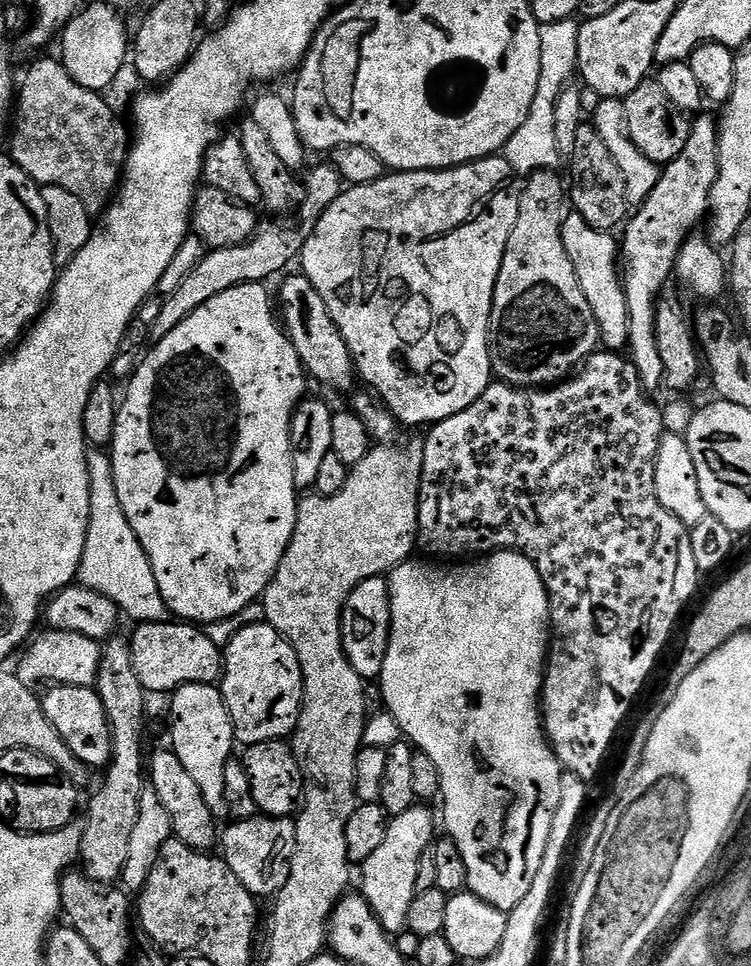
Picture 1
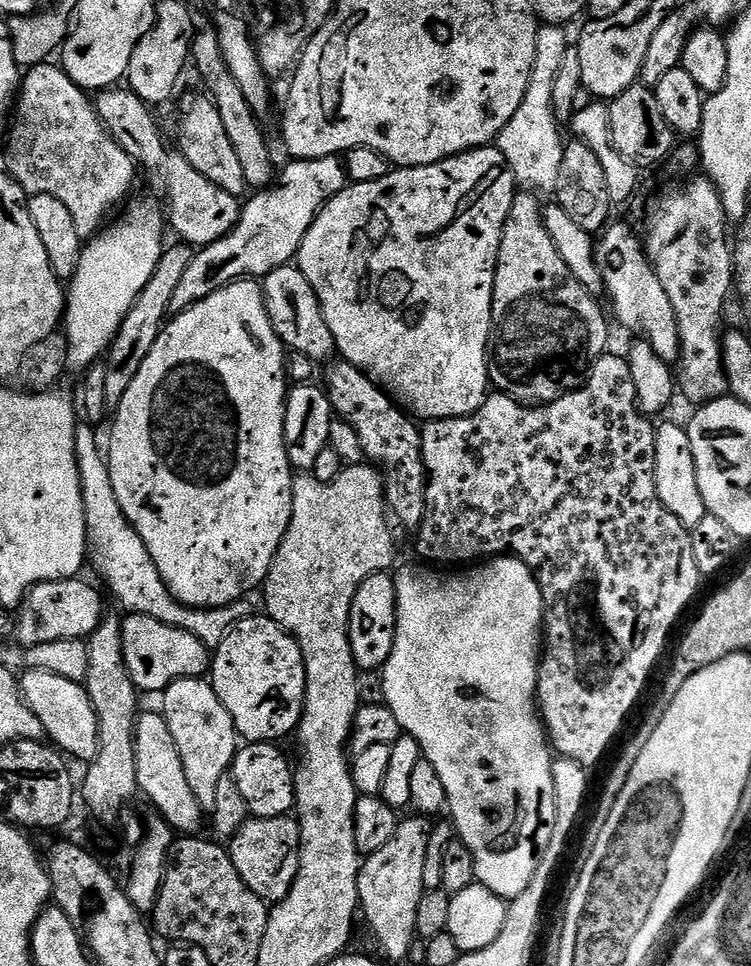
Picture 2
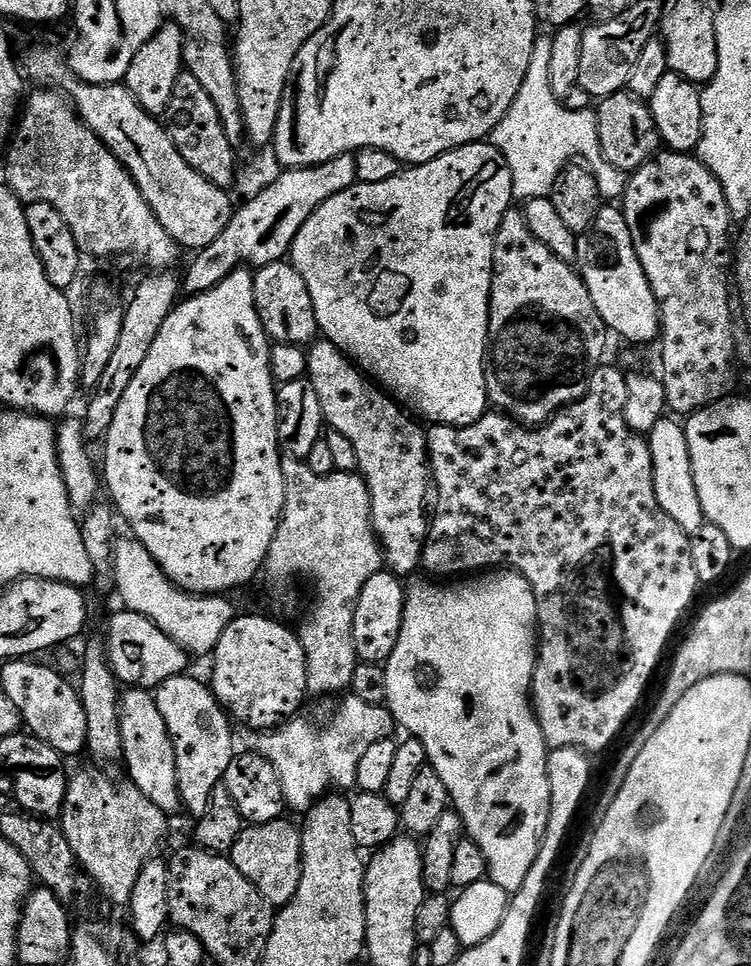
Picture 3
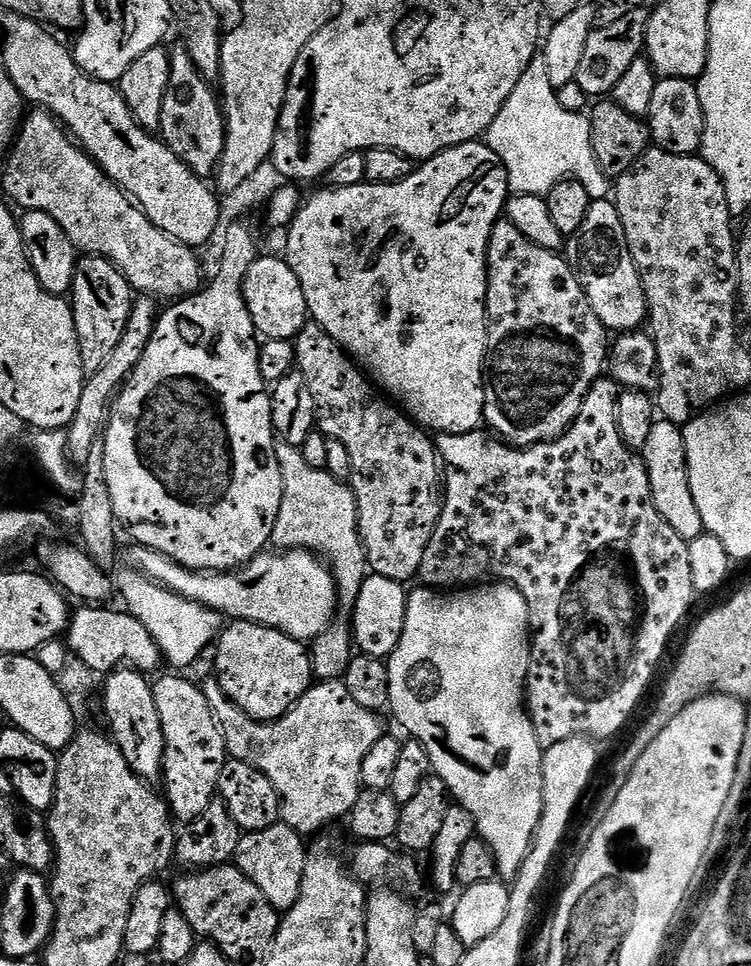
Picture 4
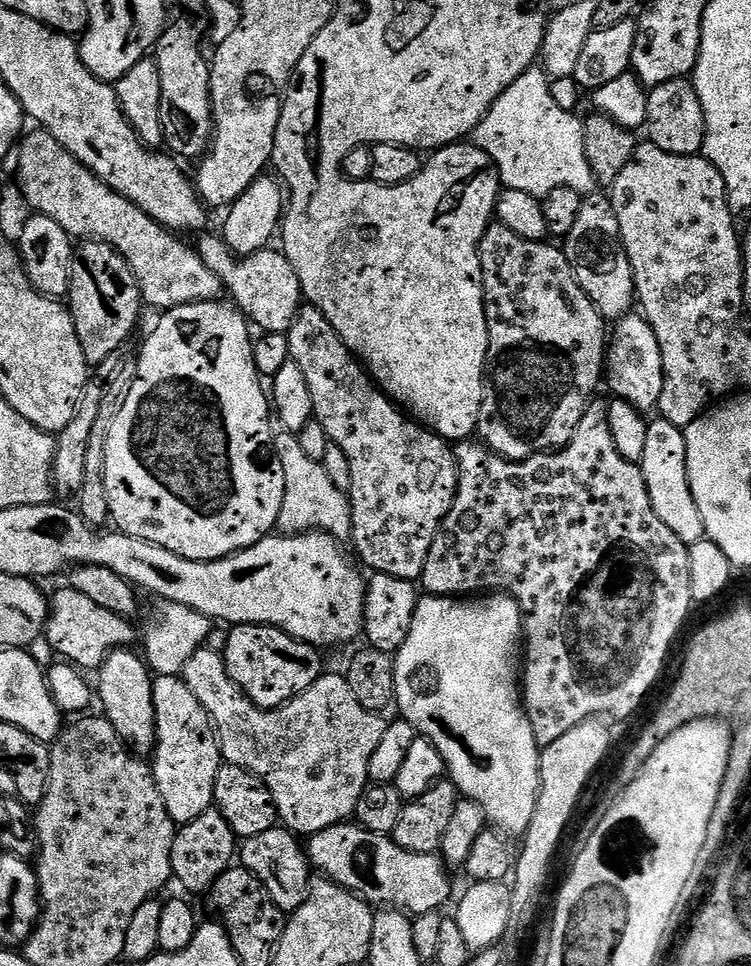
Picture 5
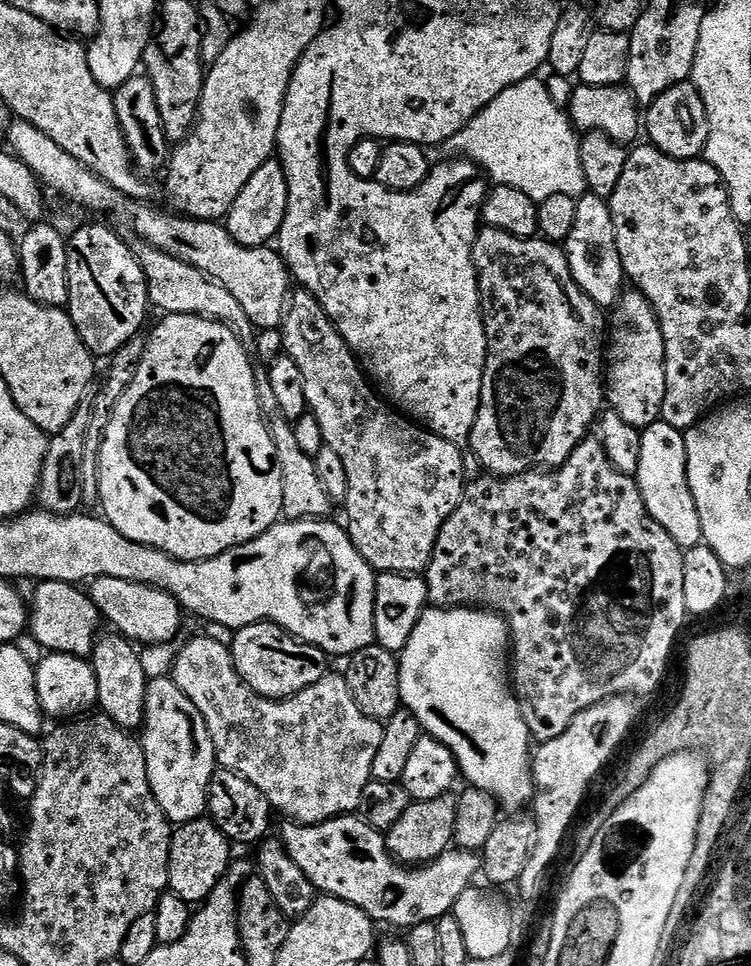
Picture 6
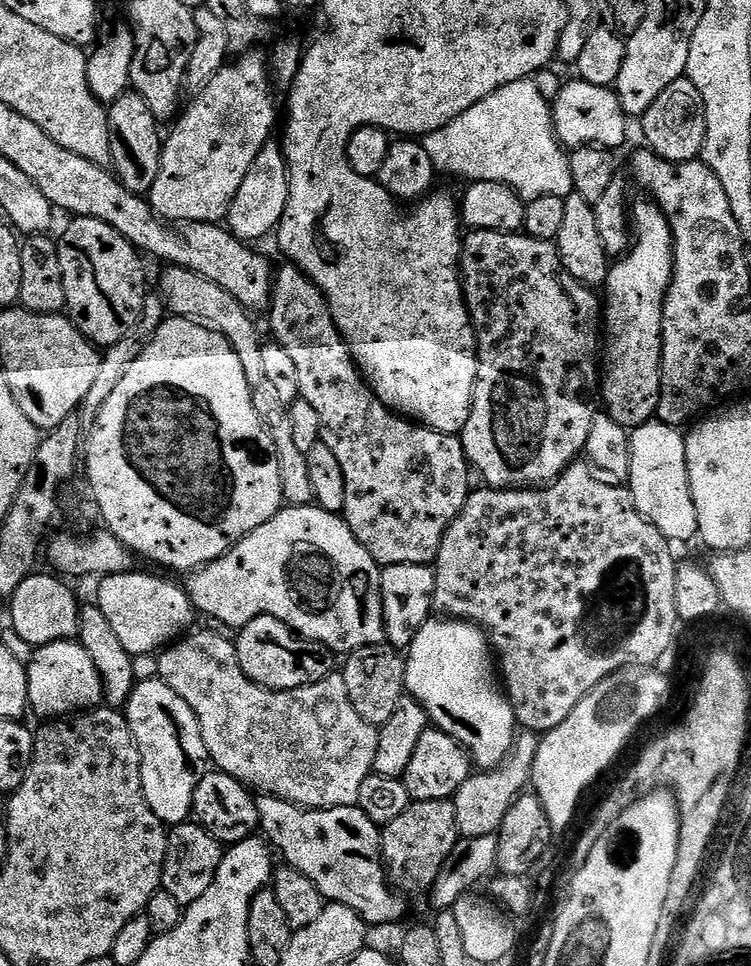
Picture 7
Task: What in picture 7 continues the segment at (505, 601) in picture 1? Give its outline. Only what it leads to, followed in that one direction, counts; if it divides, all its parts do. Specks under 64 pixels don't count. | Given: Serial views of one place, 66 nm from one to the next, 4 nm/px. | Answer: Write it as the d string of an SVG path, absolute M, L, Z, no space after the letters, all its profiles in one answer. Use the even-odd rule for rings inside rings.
M430 618L422 626L422 630L418 630L418 634L414 638L414 642L406 649L406 682L404 683L407 695L413 700L417 700L426 710L429 721L435 727L440 728L446 734L450 734L450 738L454 738L467 750L472 758L472 763L477 769L487 770L497 768L508 757L508 753L512 751L512 743L516 741L518 735L518 725L516 715L509 702L505 689L502 687L501 681L498 679L497 669L494 667L494 653L490 647L490 641L483 628L467 621L454 620L451 618Z

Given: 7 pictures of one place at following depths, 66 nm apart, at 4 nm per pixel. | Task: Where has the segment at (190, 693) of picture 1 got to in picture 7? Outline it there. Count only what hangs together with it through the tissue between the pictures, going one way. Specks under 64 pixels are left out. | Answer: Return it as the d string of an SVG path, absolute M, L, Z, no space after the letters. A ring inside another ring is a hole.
M155 678L133 688L126 715L138 746L142 790L150 810L166 826L185 823L193 815L194 790L198 790L198 782L210 768L206 742L202 742L202 726L198 726L194 710L166 682Z

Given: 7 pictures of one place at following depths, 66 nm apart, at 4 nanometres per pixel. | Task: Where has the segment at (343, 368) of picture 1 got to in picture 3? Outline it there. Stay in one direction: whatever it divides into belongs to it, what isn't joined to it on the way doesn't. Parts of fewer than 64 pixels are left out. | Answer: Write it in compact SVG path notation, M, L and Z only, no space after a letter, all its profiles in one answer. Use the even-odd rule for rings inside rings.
M281 262L257 268L252 281L258 318L266 330L269 341L308 346L317 339L320 327L314 318L314 302L310 298L310 290L306 290L302 274L298 274L292 263Z

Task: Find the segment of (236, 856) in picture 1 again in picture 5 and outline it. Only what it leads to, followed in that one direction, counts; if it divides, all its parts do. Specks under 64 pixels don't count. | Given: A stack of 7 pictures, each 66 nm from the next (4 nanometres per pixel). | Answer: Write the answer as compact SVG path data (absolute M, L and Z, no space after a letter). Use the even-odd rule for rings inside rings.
M277 826L262 834L255 834L239 845L238 860L246 871L254 874L258 882L262 882L262 886L266 886L270 898L286 914L296 912L298 906L306 902L314 872L310 867L305 845L301 843L296 833L288 831L283 826Z

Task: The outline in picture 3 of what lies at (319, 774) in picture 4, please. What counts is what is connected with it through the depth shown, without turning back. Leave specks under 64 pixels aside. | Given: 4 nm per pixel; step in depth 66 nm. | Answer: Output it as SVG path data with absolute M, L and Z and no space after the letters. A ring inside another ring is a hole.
M351 694L345 695L341 700L344 701L325 720L311 720L310 717L304 716L305 714L297 714L287 724L261 731L257 735L260 737L257 738L256 745L254 745L255 751L266 758L274 766L274 770L278 770L284 802L291 811L293 808L294 811L300 812L299 814L307 813L321 796L331 793L333 790L344 790L340 788L355 789L360 759L370 751L370 746L383 740L393 739L392 731L397 731L397 722L392 716L391 710L384 704L362 702L362 698Z

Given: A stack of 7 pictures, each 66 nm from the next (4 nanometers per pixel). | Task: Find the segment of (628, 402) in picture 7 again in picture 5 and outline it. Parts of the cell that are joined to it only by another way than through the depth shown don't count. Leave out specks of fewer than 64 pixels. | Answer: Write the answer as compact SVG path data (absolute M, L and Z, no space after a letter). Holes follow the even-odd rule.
M629 314L615 321L616 333L611 333L610 347L606 352L606 388L615 399L630 402L638 411L645 414L655 413L660 407L664 389L664 367L662 350L654 330L640 314Z

